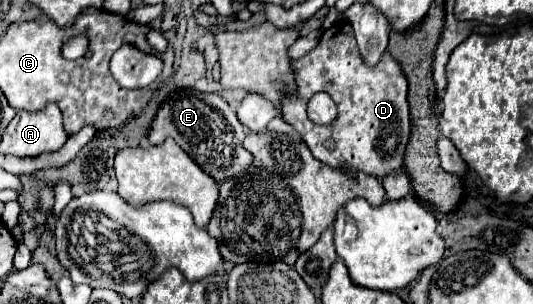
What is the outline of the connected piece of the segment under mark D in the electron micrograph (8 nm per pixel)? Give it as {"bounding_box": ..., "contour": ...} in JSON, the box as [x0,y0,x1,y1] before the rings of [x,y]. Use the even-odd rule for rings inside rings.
{"bounding_box":[283,19,411,179],"contour":[[[343,19],[325,29],[319,45],[295,61],[295,81],[299,93],[285,99],[283,117],[297,129],[315,159],[343,173],[367,173],[377,179],[403,167],[411,127],[407,79],[389,53],[381,57],[379,65],[365,65],[359,57],[349,21]],[[317,91],[327,91],[339,109],[333,125],[313,125],[307,119],[307,99]]]}

